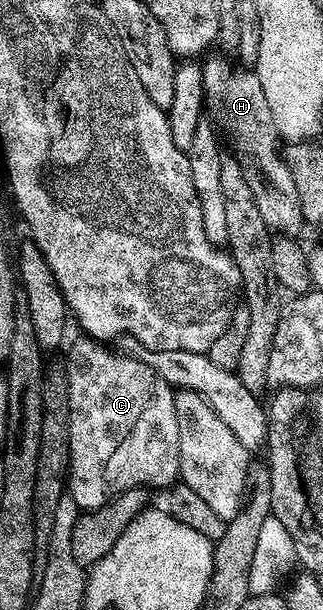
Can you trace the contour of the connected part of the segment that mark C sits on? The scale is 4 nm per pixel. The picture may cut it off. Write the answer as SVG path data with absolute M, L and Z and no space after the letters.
M80 337L80 342L75 342L71 346L71 351L67 354L67 364L65 371L68 384L69 416L68 416L68 456L70 463L67 467L66 489L69 496L74 499L80 511L96 510L101 508L111 499L119 494L125 493L138 486L152 488L166 488L179 478L179 429L177 428L177 408L175 407L176 391L167 381L156 372L153 367L144 362L140 362L138 357L126 358L123 354L114 354L111 350L106 350L106 345L92 340L90 337Z

